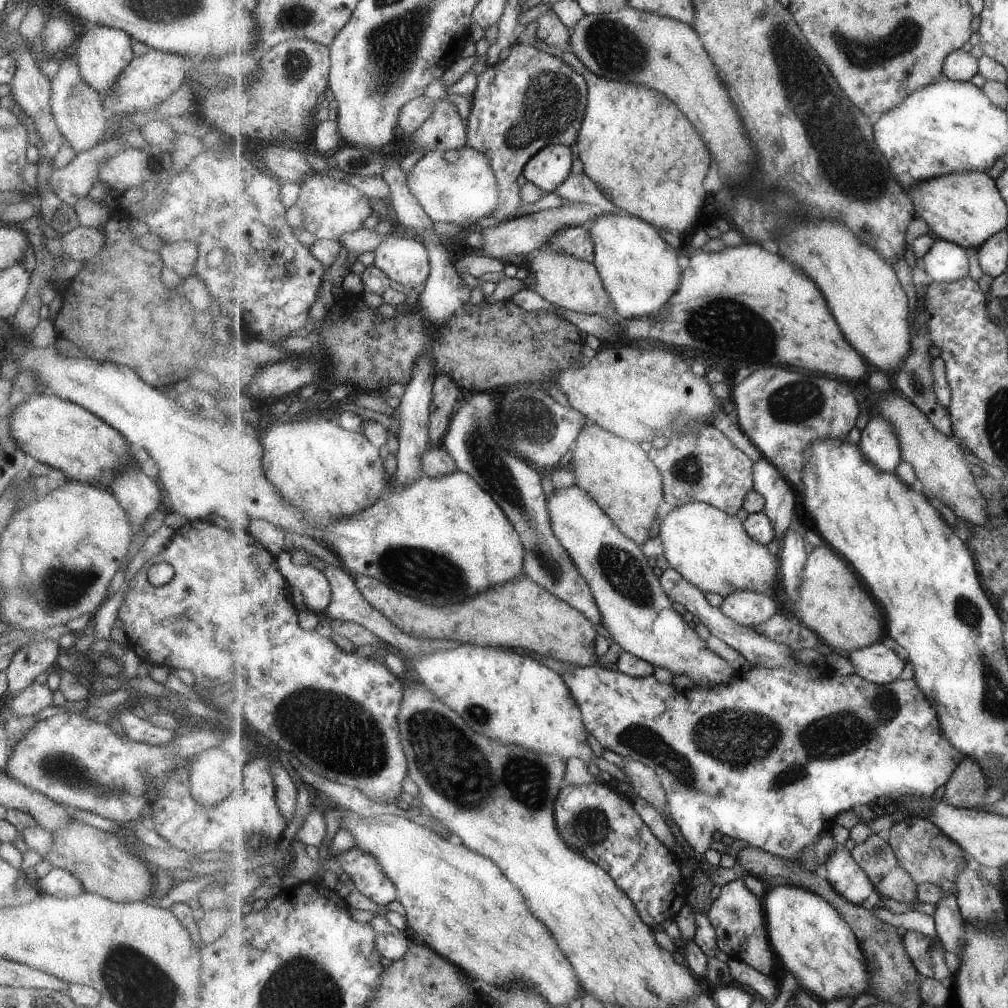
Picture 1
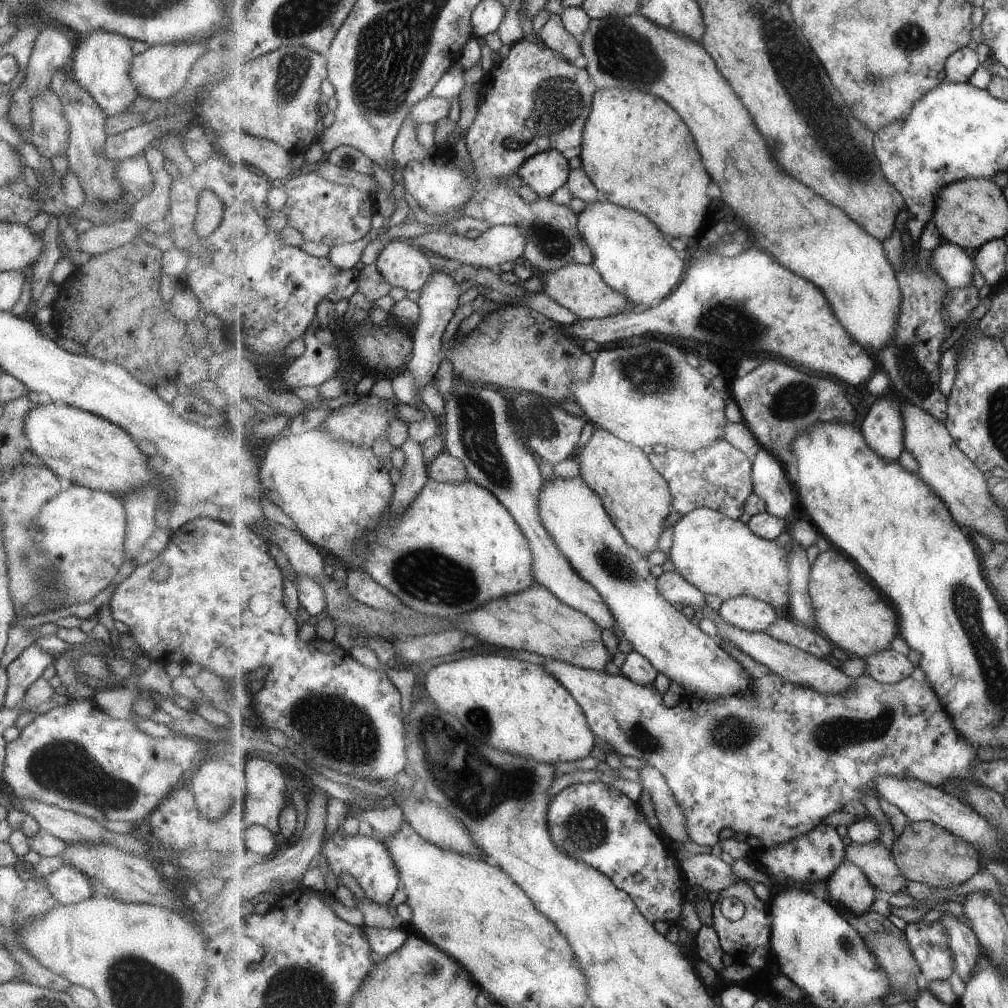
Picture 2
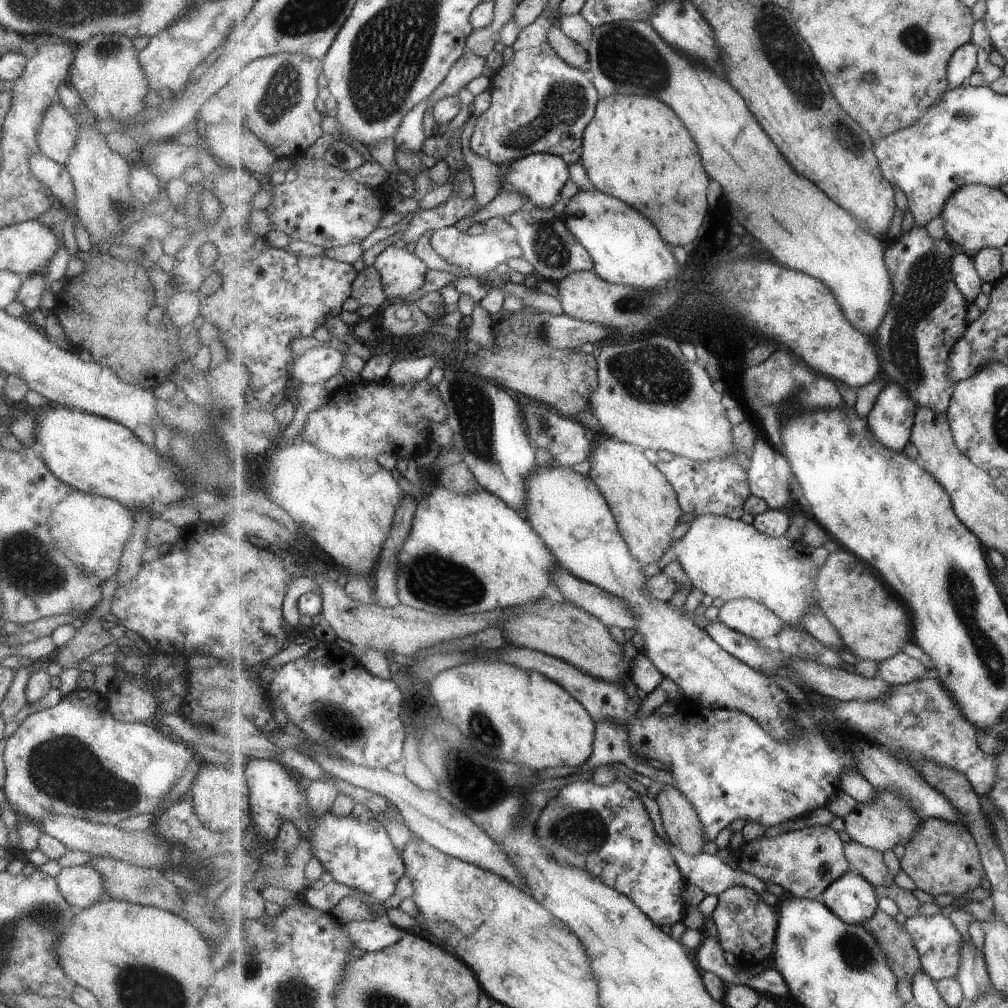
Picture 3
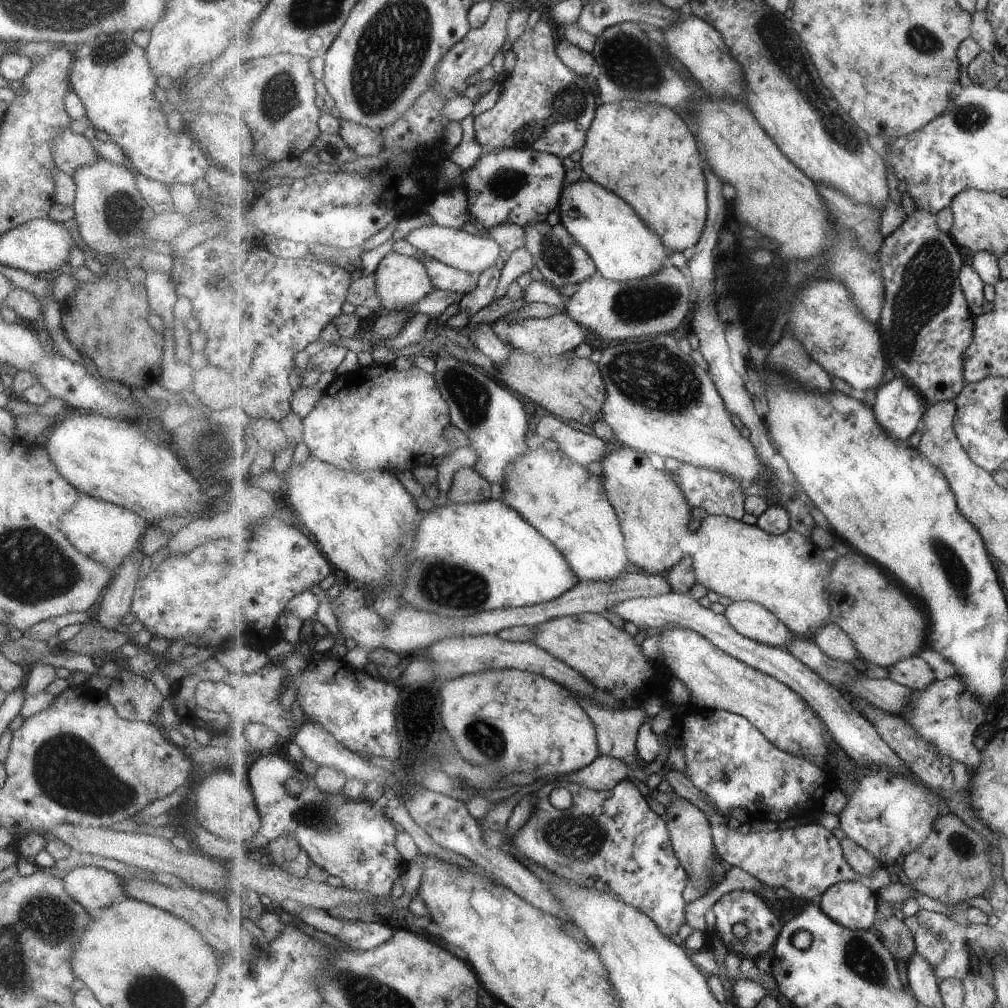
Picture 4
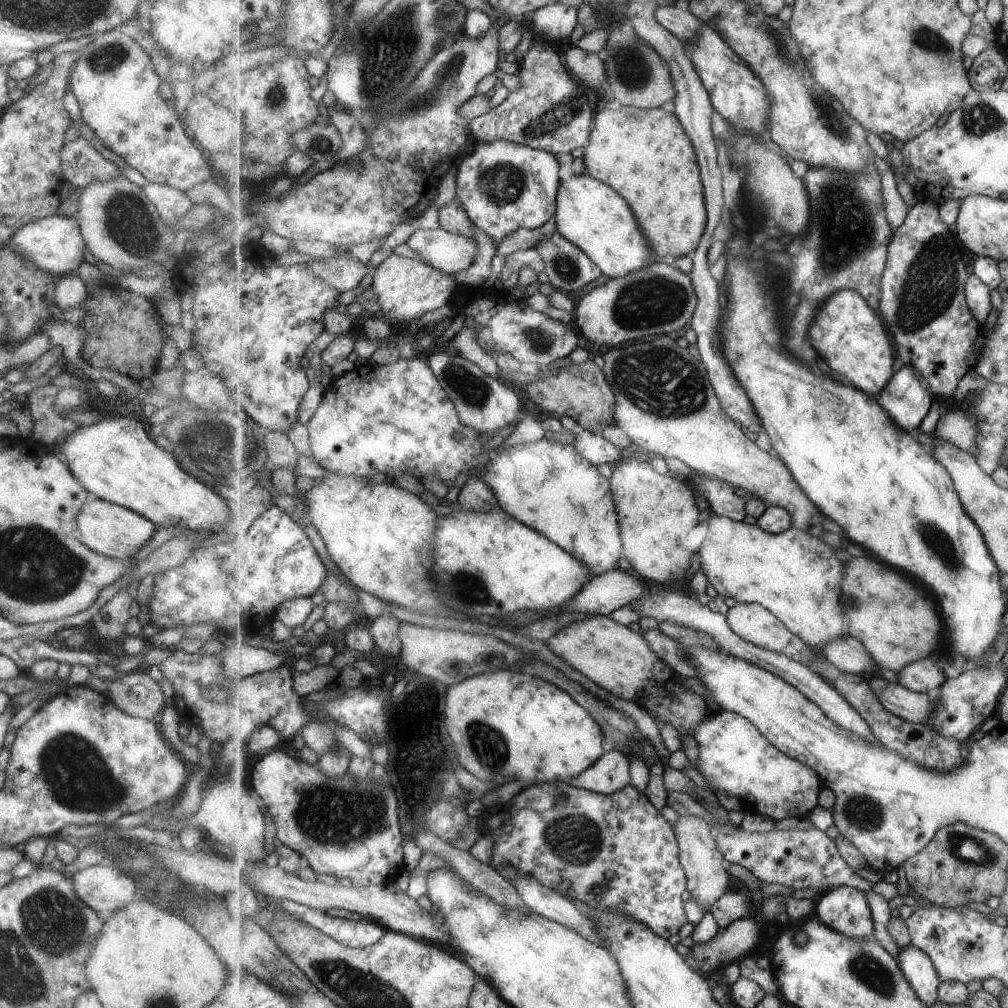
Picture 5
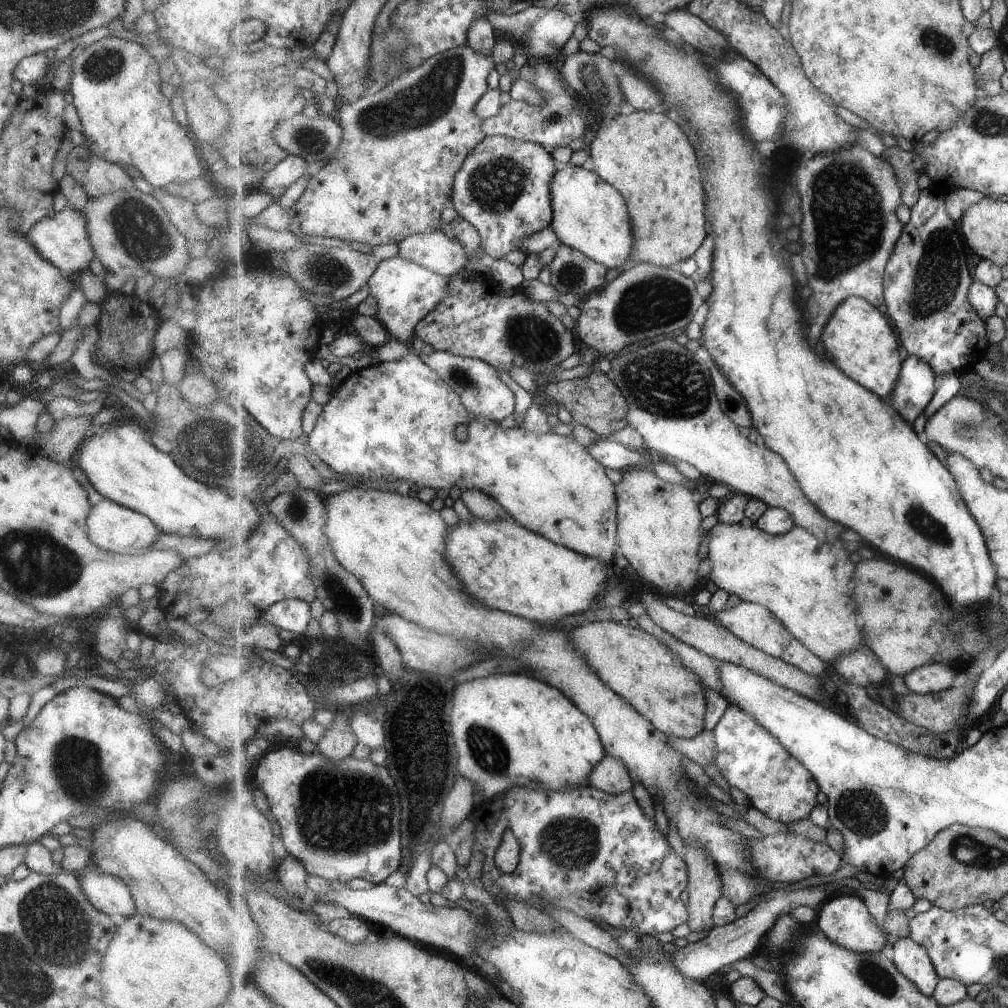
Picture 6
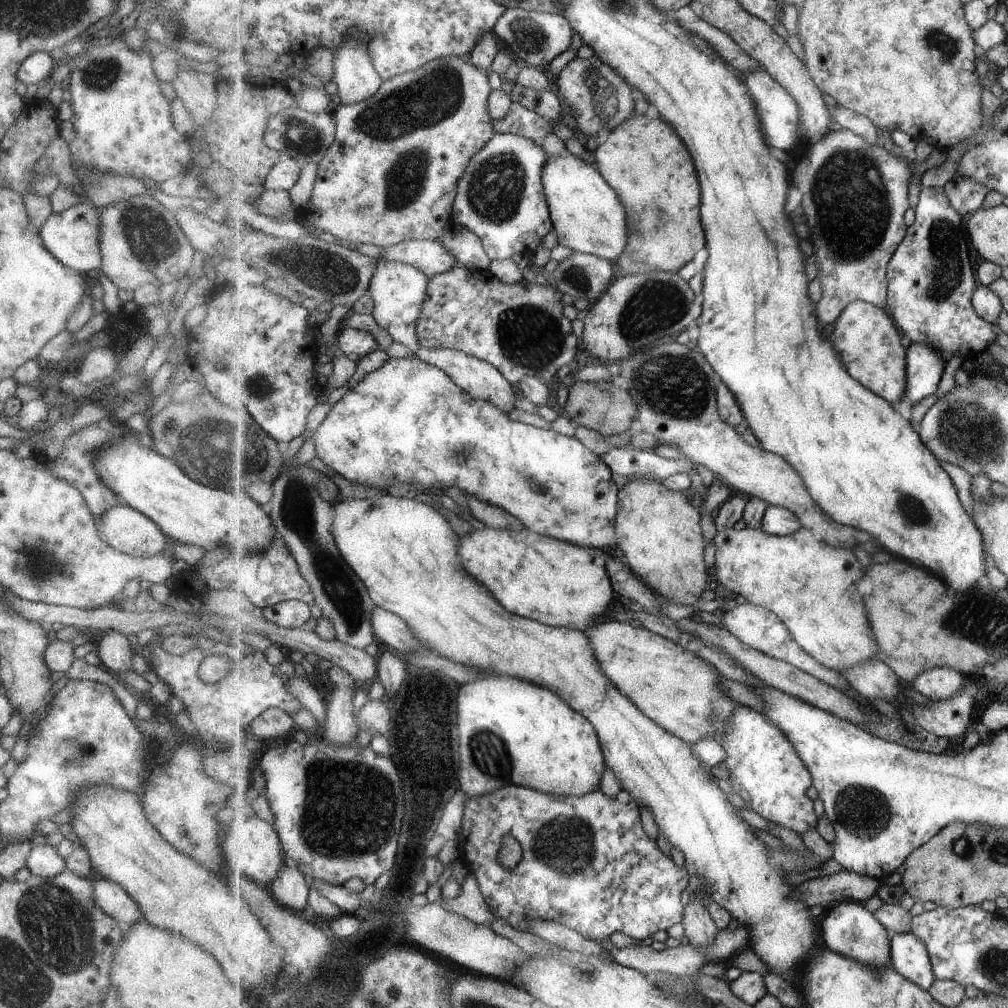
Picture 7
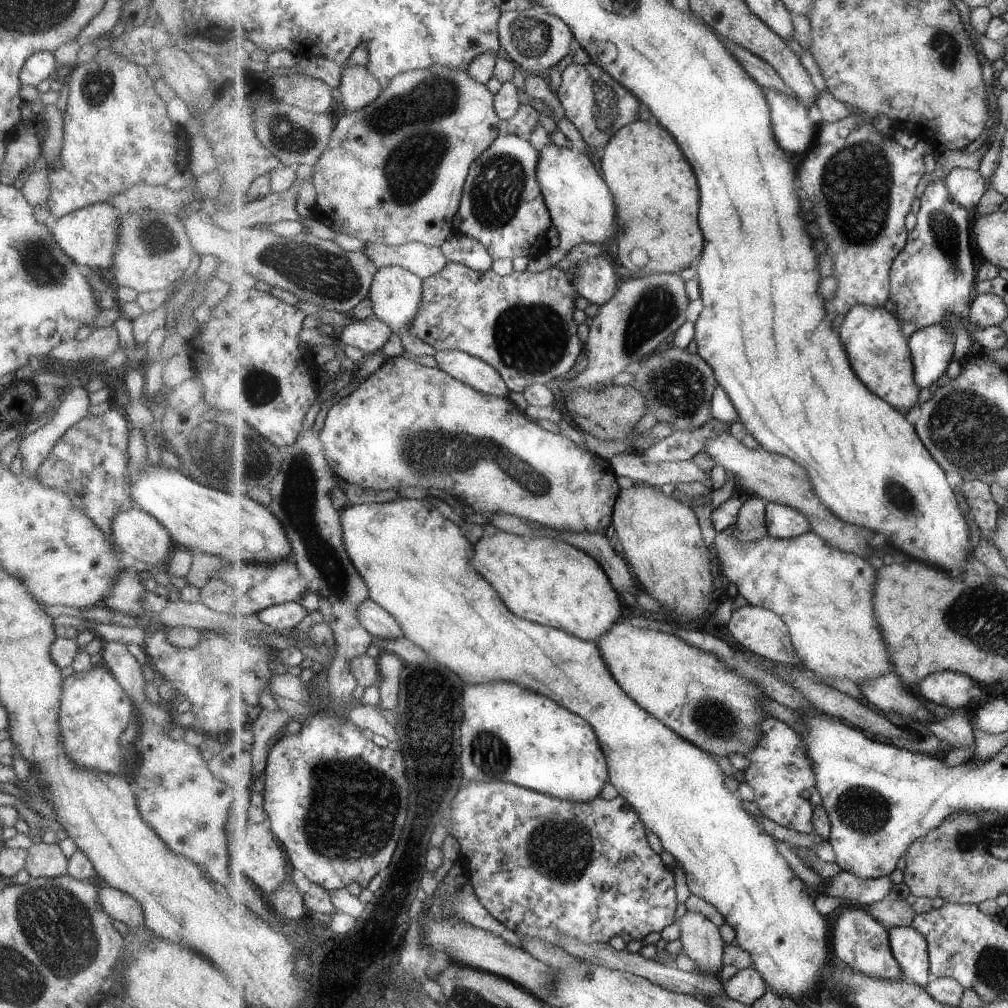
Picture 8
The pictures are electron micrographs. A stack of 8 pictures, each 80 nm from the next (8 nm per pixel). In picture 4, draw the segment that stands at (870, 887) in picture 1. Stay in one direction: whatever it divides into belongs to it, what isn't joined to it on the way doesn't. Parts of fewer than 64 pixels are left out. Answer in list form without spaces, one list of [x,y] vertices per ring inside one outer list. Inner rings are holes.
[[[846,882],[832,886],[818,901],[818,905],[822,911],[845,928],[850,928],[854,931],[871,931],[875,930],[874,924],[878,921],[877,915],[877,899],[878,896],[867,885],[862,882]]]

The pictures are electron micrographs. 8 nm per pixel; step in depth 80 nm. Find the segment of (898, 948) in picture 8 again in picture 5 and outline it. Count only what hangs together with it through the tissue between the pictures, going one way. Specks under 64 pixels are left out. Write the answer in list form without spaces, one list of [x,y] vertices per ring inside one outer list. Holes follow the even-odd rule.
[[[911,944],[899,950],[898,963],[909,984],[924,1003],[932,1005],[939,1002],[938,990],[943,980],[931,957],[924,950]]]

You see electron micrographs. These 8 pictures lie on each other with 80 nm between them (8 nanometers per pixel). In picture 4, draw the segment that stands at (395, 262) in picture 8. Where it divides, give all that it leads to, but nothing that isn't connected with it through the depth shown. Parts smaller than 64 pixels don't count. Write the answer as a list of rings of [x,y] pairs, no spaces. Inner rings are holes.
[[[431,225],[415,229],[406,238],[415,248],[418,248],[425,255],[436,258],[447,266],[465,271],[466,273],[479,274],[487,270],[489,266],[501,266],[501,256],[504,256],[502,249],[494,239],[485,236],[468,233],[463,229],[454,229],[441,225]]]

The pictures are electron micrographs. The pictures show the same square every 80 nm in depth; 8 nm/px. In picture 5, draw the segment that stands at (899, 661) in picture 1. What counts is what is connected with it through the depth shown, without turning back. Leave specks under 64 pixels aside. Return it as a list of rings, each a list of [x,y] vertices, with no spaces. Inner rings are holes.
[[[936,660],[911,663],[897,674],[899,684],[918,693],[933,693],[946,683],[947,676]]]

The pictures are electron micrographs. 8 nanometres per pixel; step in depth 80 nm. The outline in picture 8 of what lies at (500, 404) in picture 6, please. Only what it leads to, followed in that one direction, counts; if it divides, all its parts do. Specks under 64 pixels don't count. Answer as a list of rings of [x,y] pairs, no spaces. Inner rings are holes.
[[[457,349],[437,351],[434,358],[440,369],[466,385],[487,394],[509,396],[509,387],[498,369],[482,358]]]

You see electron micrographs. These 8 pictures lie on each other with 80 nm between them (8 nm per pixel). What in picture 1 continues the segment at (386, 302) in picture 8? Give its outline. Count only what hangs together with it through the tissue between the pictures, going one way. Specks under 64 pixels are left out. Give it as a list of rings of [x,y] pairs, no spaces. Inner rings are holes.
[[[394,234],[373,252],[374,266],[390,280],[414,289],[426,284],[430,275],[430,249],[419,237]]]

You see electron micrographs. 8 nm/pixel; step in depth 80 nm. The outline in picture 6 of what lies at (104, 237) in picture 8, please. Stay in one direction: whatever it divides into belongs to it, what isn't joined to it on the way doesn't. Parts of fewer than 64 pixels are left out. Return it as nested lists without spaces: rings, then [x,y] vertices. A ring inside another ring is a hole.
[[[71,207],[53,212],[33,223],[23,236],[47,262],[57,267],[63,274],[74,276],[84,271],[89,268],[89,262],[94,258],[90,240],[87,238],[85,215]]]

